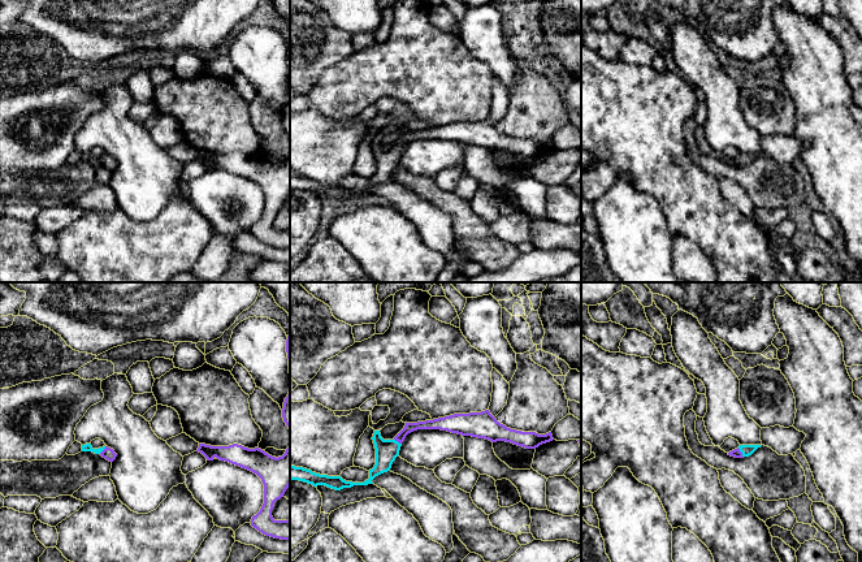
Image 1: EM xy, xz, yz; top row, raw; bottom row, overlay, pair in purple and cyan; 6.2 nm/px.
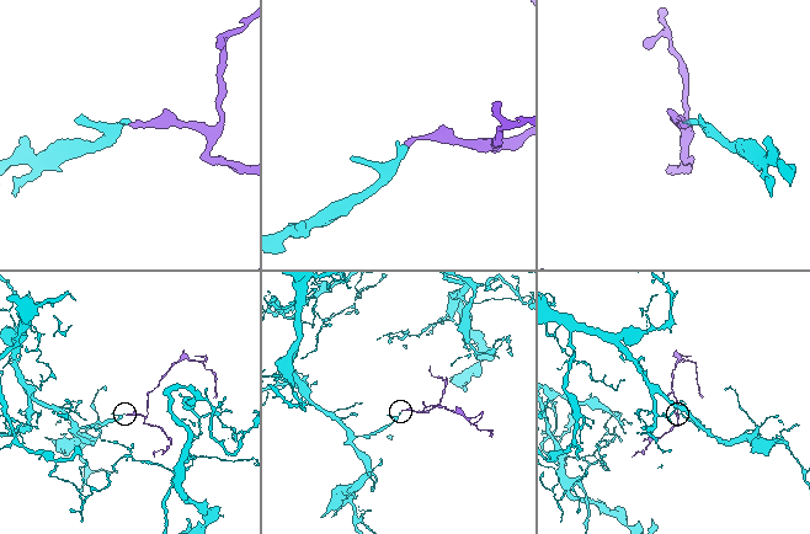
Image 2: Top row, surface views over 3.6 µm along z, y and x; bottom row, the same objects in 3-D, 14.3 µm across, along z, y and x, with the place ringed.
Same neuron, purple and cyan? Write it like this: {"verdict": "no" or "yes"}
{"verdict": "yes"}

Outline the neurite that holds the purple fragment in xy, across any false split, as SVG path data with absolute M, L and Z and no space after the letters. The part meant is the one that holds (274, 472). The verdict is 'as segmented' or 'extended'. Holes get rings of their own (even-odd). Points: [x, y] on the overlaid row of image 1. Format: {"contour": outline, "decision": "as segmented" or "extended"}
{"contour": "M199 444L196 451L202 453L207 461L213 461L216 457L256 474L264 484L264 503L252 516L251 526L265 536L290 540L290 520L274 520L272 516L274 502L283 497L290 487L290 446L278 458L259 448L248 449L238 444L229 446Z", "decision": "as segmented"}

